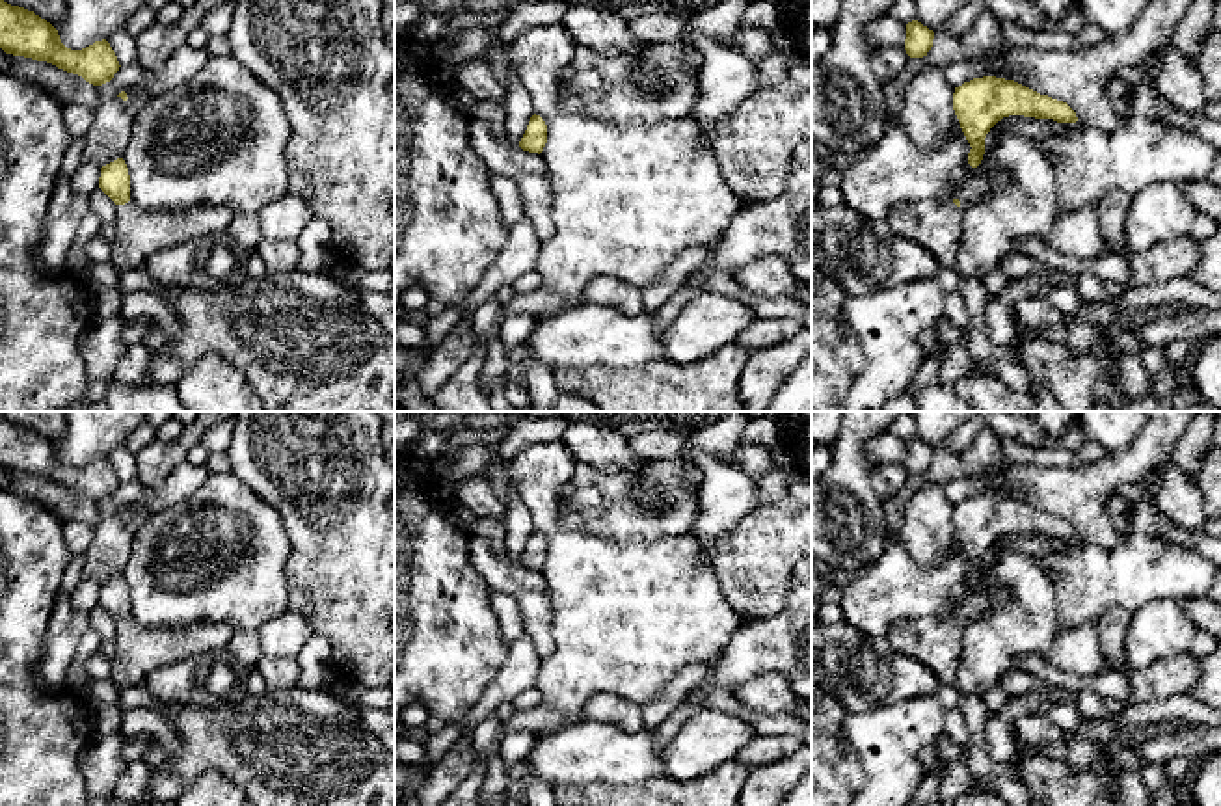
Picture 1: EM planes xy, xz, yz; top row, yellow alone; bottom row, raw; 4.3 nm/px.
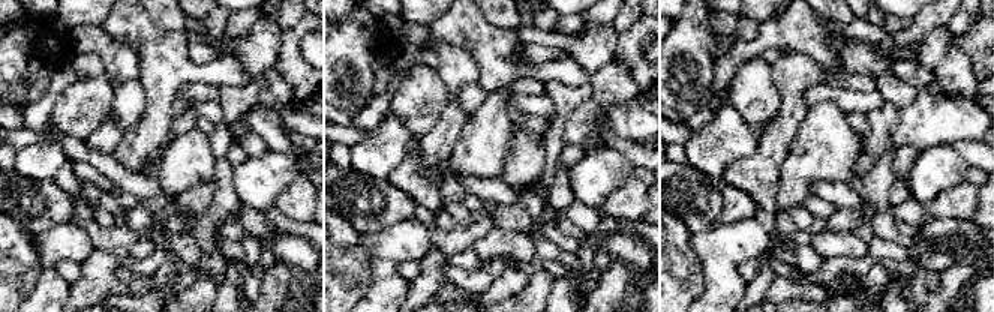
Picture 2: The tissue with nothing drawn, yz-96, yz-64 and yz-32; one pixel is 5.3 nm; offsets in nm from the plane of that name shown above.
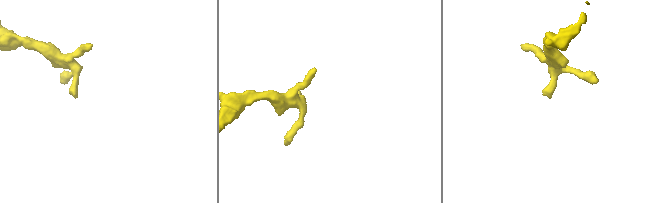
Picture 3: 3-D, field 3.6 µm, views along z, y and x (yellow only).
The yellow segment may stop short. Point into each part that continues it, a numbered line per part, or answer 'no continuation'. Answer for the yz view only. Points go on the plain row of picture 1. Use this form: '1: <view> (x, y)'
1: yz (935, 641)

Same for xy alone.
1: xy (140, 650)

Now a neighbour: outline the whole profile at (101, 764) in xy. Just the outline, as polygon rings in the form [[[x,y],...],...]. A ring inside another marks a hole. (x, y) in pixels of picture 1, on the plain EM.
[[[121,733],[93,735],[89,745],[78,758],[80,772],[86,780],[87,799],[114,799],[115,787],[121,782],[127,761],[123,750]]]

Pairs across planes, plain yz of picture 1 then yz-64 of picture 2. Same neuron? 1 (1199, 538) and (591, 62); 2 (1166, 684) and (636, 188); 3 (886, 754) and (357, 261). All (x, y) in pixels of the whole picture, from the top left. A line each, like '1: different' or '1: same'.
1: different
2: same
3: different

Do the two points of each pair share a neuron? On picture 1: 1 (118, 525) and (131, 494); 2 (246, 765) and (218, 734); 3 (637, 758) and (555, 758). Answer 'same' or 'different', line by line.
1: different
2: same
3: same

